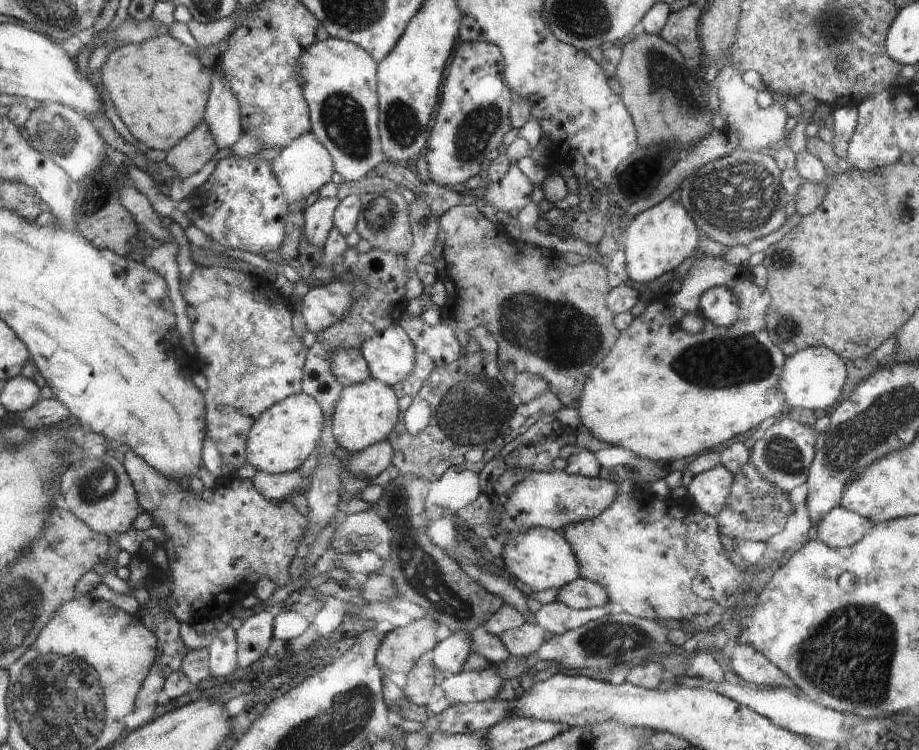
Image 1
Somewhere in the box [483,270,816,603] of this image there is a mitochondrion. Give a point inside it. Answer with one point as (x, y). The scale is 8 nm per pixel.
(562, 336)

